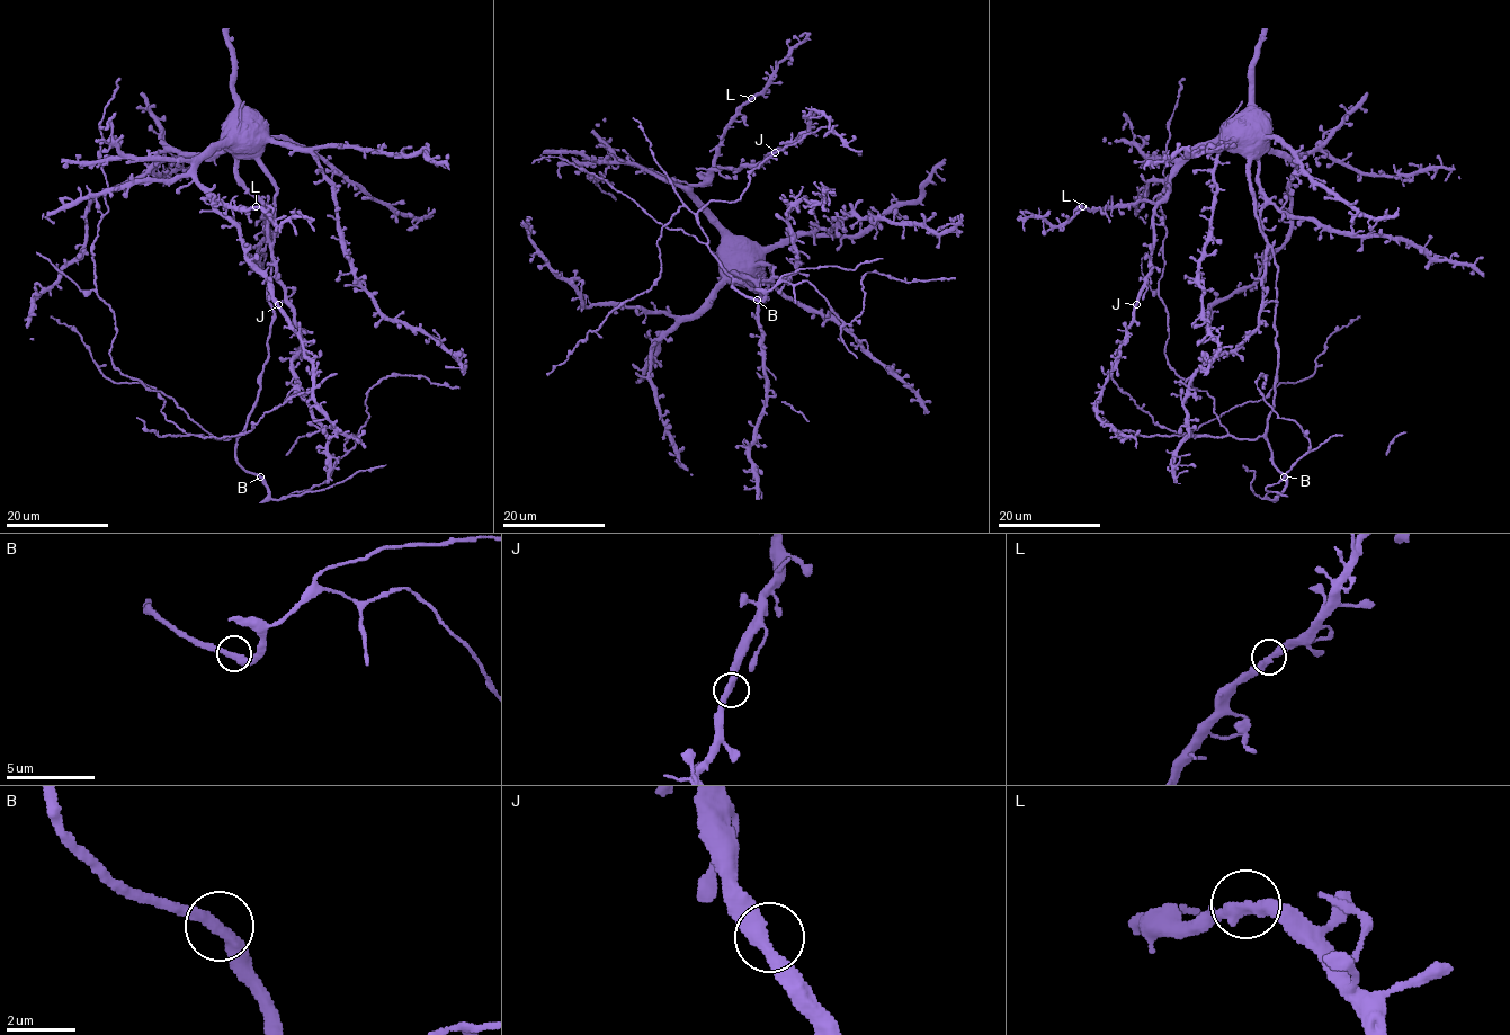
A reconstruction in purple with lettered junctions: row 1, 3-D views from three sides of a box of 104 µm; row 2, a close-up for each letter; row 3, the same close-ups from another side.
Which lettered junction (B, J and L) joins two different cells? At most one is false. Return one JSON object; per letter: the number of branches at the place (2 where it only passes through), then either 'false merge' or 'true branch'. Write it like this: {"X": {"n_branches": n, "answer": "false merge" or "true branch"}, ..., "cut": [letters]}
{"B": {"n_branches": 2, "answer": "true branch"}, "J": {"n_branches": 2, "answer": "true branch"}, "L": {"n_branches": 2, "answer": "true branch"}, "cut": []}

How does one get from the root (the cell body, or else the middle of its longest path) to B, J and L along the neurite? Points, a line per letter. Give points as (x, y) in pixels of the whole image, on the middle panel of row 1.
B: (726, 256), (720, 265), (731, 274), (765, 276), (767, 293), (732, 284), (757, 300)
J: (726, 256), (726, 238), (717, 220), (693, 195), (691, 188), (715, 170), (757, 166), (775, 152)
L: (726, 256), (726, 238), (717, 220), (693, 195), (691, 188), (711, 174), (723, 128), (751, 98)

